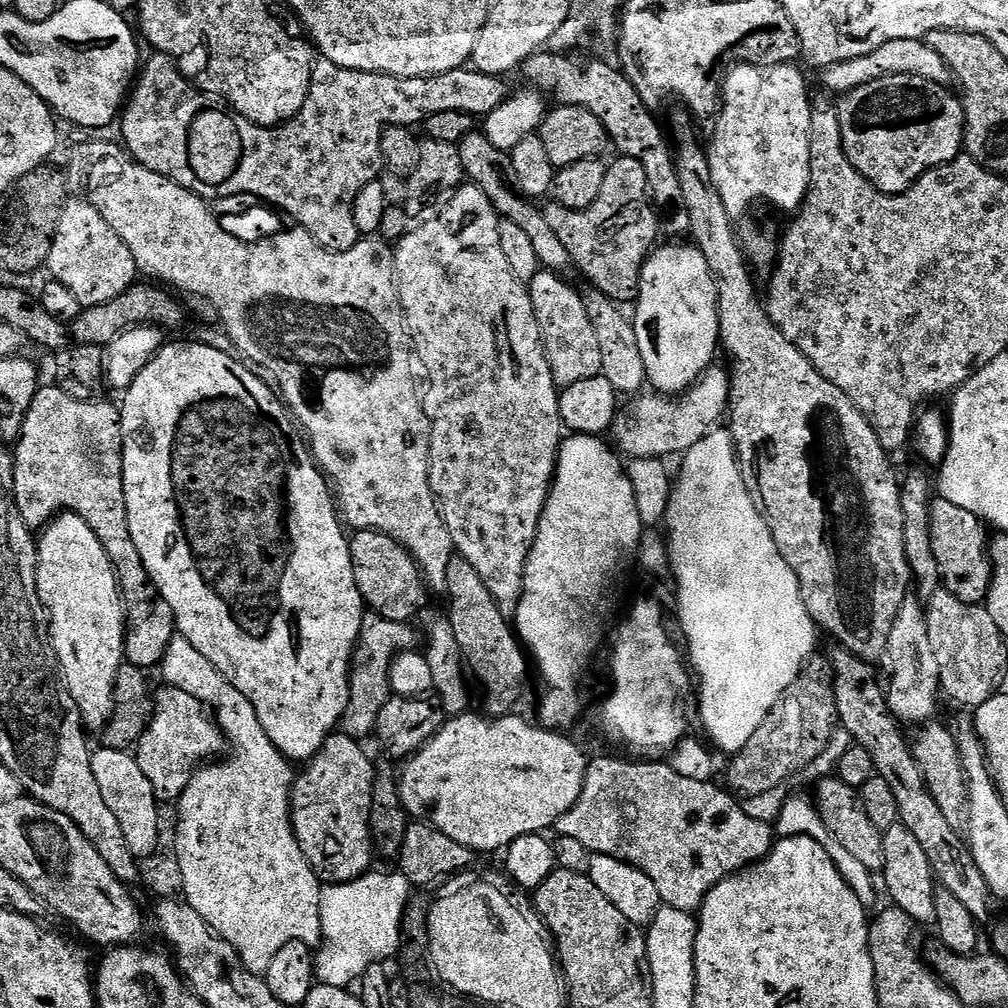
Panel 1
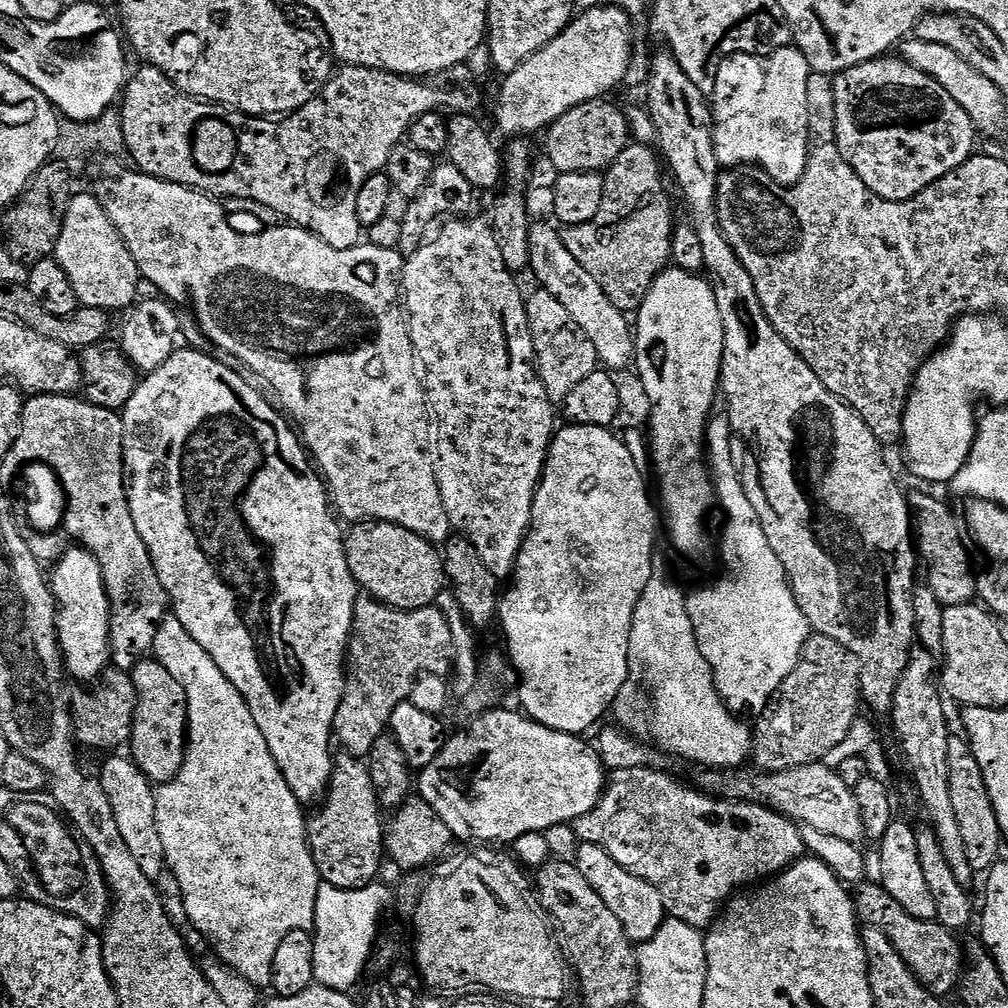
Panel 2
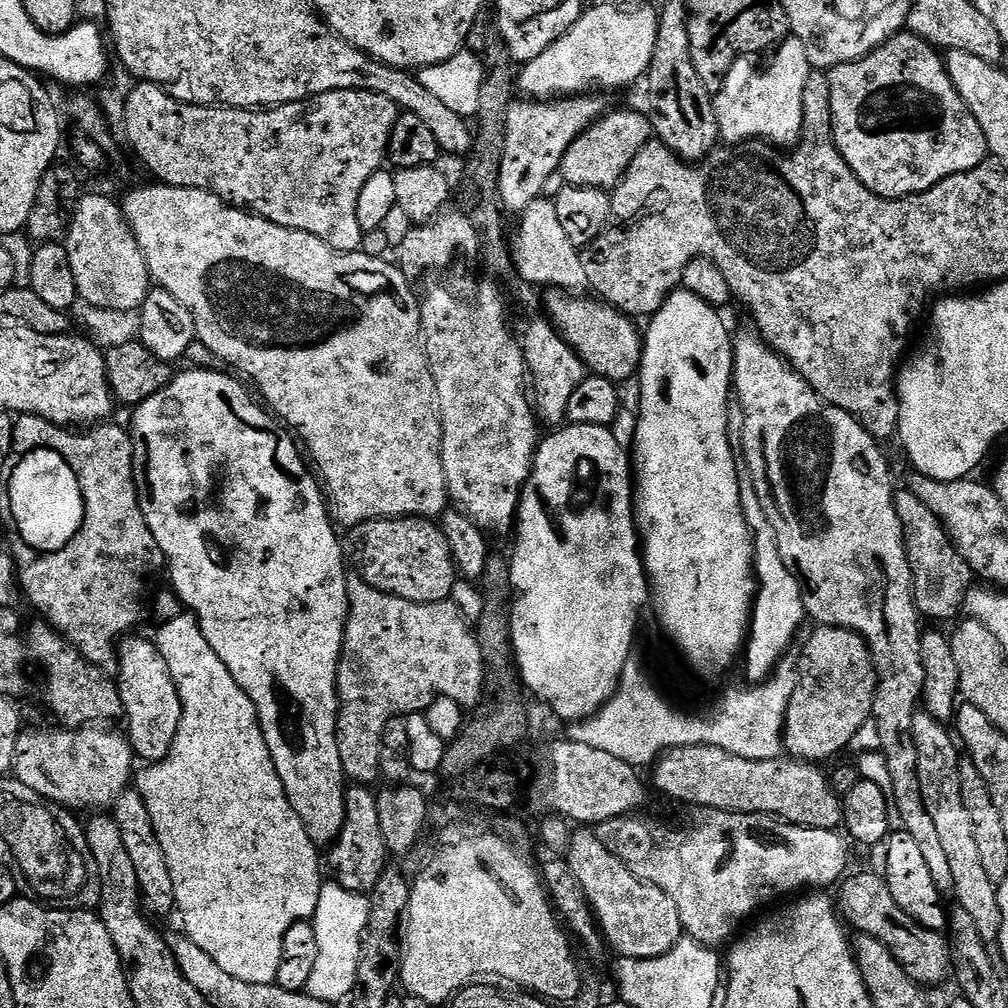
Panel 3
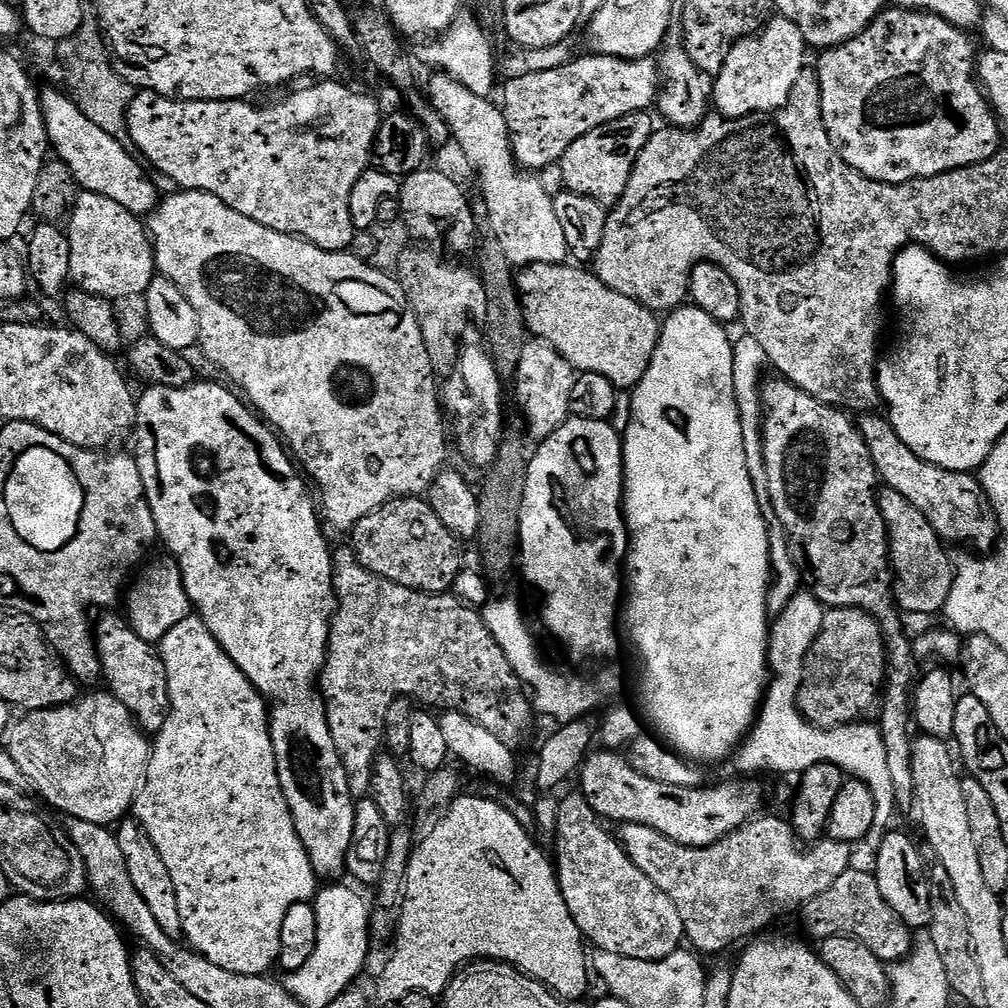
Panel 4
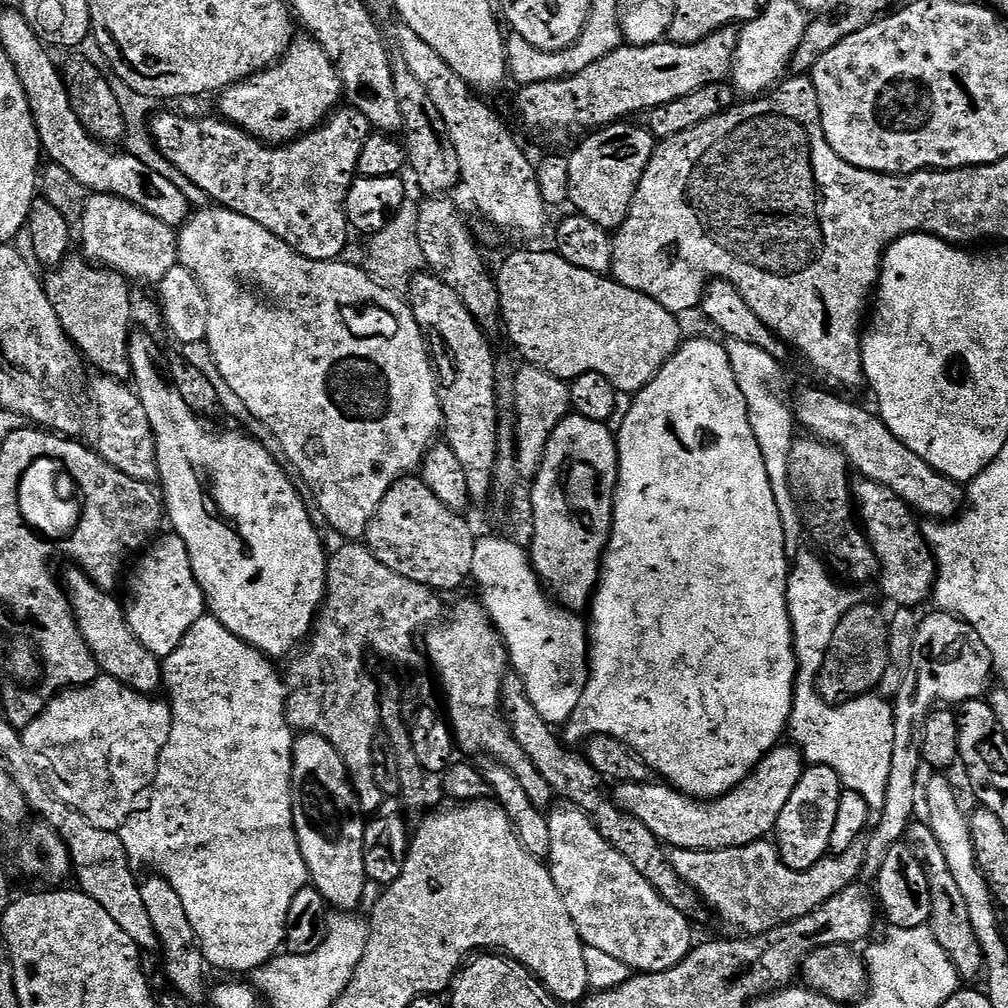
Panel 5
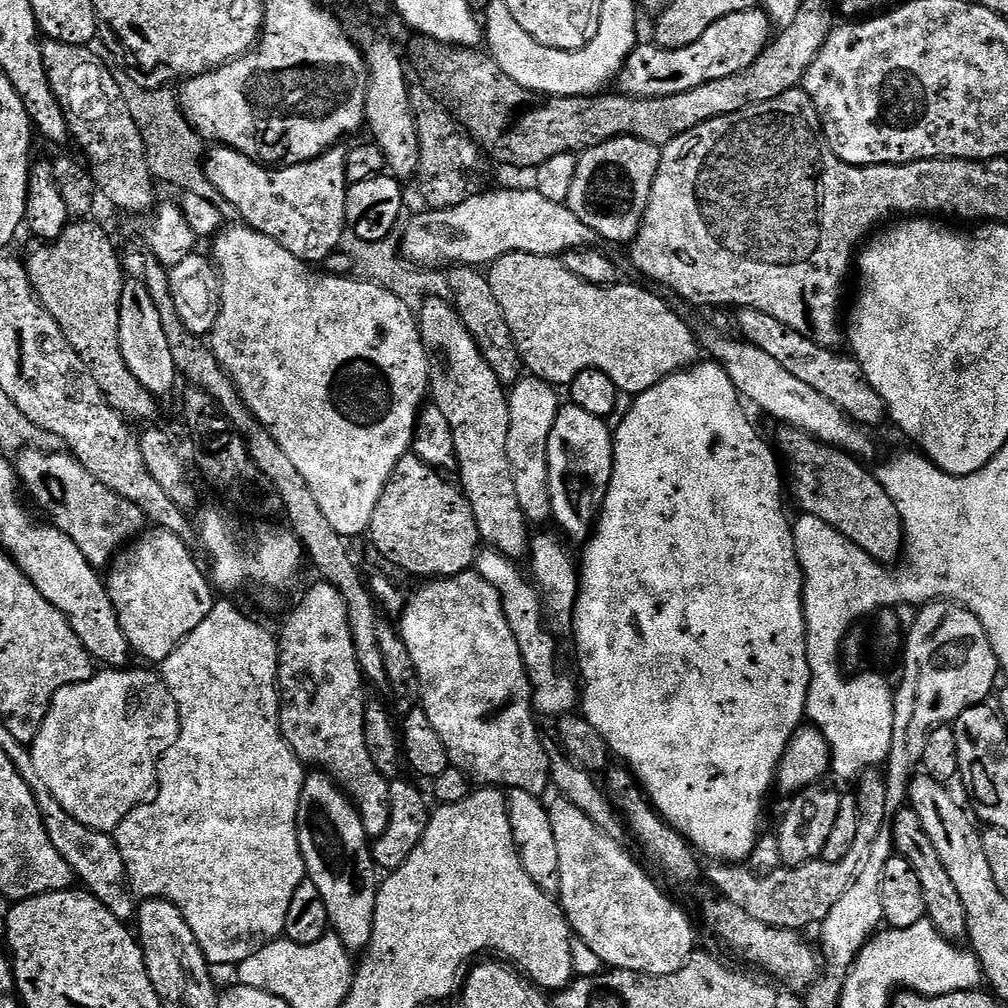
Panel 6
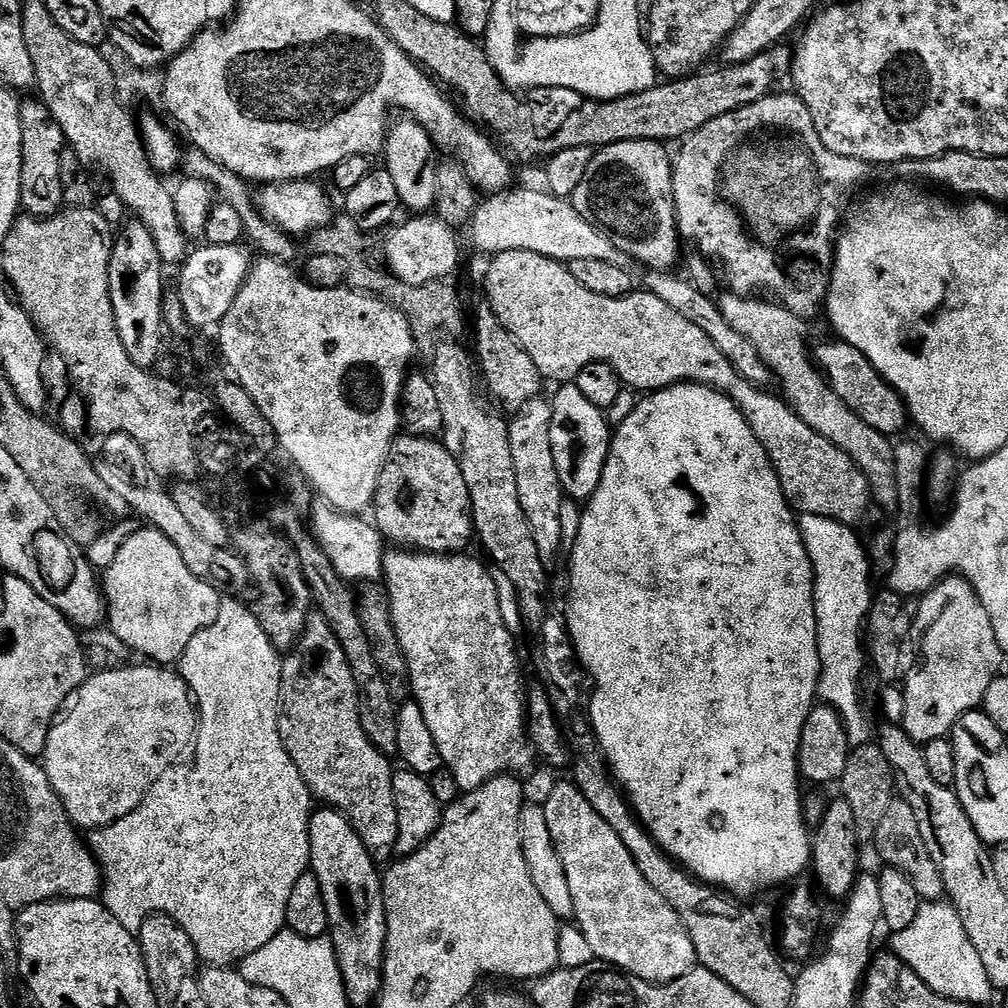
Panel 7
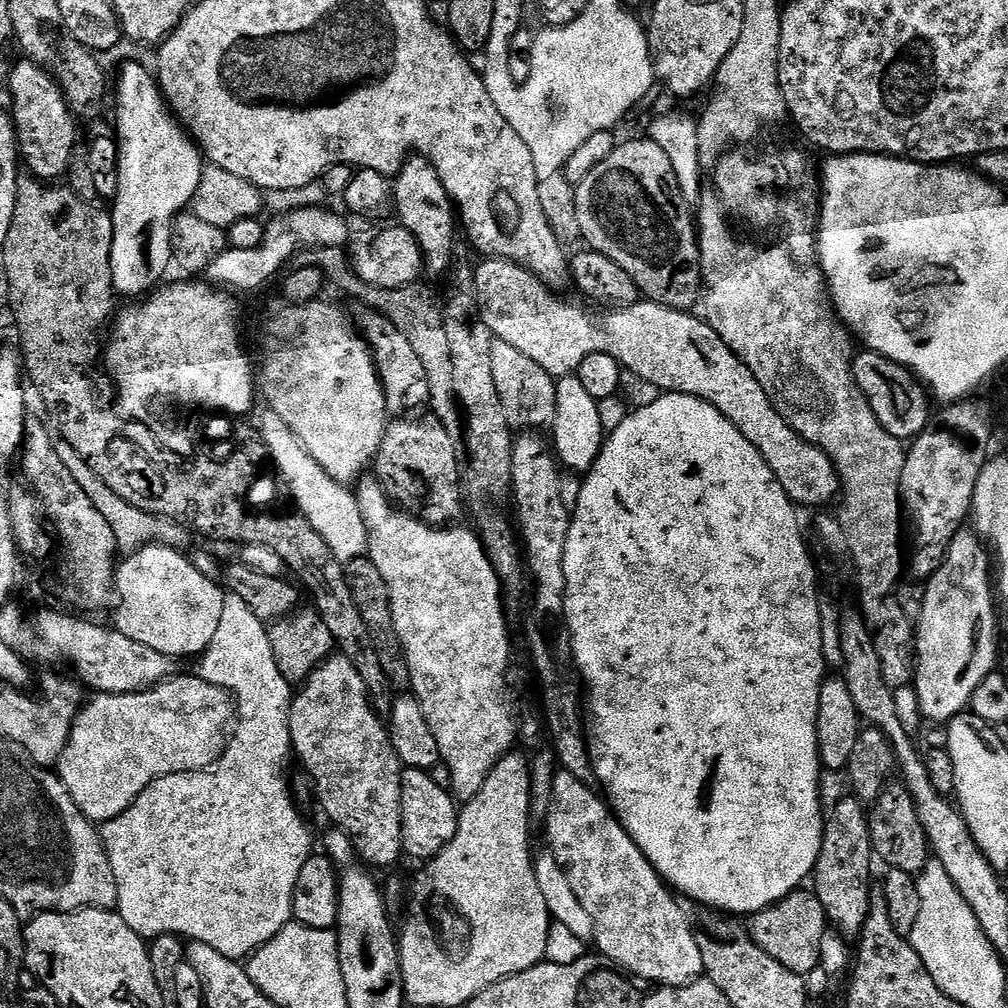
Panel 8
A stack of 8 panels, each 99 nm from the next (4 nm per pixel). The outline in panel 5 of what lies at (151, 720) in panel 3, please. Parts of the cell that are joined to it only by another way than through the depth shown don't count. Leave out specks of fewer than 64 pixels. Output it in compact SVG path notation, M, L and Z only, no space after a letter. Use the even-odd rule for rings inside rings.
M75 566L69 568L64 580L62 576L66 599L72 606L72 613L76 615L76 624L80 628L82 638L86 646L90 646L92 656L96 660L96 665L100 667L101 673L130 686L130 690L135 692L159 693L156 691L161 691L164 678L161 661L146 650L131 632L125 616L125 605L119 599L116 601L111 591L98 587L79 568Z

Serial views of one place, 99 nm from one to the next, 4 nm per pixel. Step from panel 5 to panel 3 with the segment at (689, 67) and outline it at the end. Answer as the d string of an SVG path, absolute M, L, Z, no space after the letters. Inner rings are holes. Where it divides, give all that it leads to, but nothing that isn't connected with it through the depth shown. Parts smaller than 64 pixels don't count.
M580 94L559 102L529 102L520 98L511 103L505 118L506 142L502 150L499 203L508 212L516 214L541 199L546 180L559 173L566 150L570 150L573 142L600 119L605 111L603 108L604 104L596 94Z

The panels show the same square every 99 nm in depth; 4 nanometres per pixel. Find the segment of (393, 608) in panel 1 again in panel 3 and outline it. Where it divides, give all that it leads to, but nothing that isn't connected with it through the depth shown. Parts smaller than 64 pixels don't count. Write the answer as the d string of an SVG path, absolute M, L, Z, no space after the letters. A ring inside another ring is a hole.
M385 518L368 520L355 525L354 532L360 535L359 579L379 592L409 600L415 604L433 604L449 599L458 579L456 564L452 561L450 542L446 542L443 527L428 518Z

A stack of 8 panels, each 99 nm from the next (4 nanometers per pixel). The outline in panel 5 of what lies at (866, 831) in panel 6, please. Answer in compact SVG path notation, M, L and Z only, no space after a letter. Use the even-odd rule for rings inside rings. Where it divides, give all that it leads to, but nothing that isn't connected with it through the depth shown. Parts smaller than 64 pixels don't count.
M765 838L717 852L699 852L685 848L671 849L670 859L674 870L690 885L705 905L708 904L740 934L759 934L782 926L802 914L810 914L834 894L849 888L861 879L864 870L863 839L856 840L854 846L845 852L837 852L824 857L822 862L810 866L810 870L790 870L782 862L775 843Z

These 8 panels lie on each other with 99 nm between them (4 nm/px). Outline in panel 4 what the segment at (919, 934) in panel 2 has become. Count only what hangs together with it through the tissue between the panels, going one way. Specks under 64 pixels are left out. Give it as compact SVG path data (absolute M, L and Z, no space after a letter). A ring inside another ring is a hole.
M848 868L846 874L841 874L831 884L830 890L822 890L818 898L804 905L803 916L804 928L813 936L813 941L819 942L835 936L854 938L869 950L874 950L878 959L888 966L895 964L897 960L905 960L914 947L913 929L902 922L902 918L894 914L890 902L882 898L882 890L878 890L878 882L871 872Z

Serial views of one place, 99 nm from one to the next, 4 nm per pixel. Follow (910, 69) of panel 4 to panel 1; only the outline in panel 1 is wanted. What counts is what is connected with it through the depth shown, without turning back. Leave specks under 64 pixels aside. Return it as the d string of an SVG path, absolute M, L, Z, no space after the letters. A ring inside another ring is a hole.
M879 76L874 82L858 86L839 97L842 146L846 158L870 183L891 196L907 190L931 168L950 162L964 148L964 105L955 91L921 76Z

